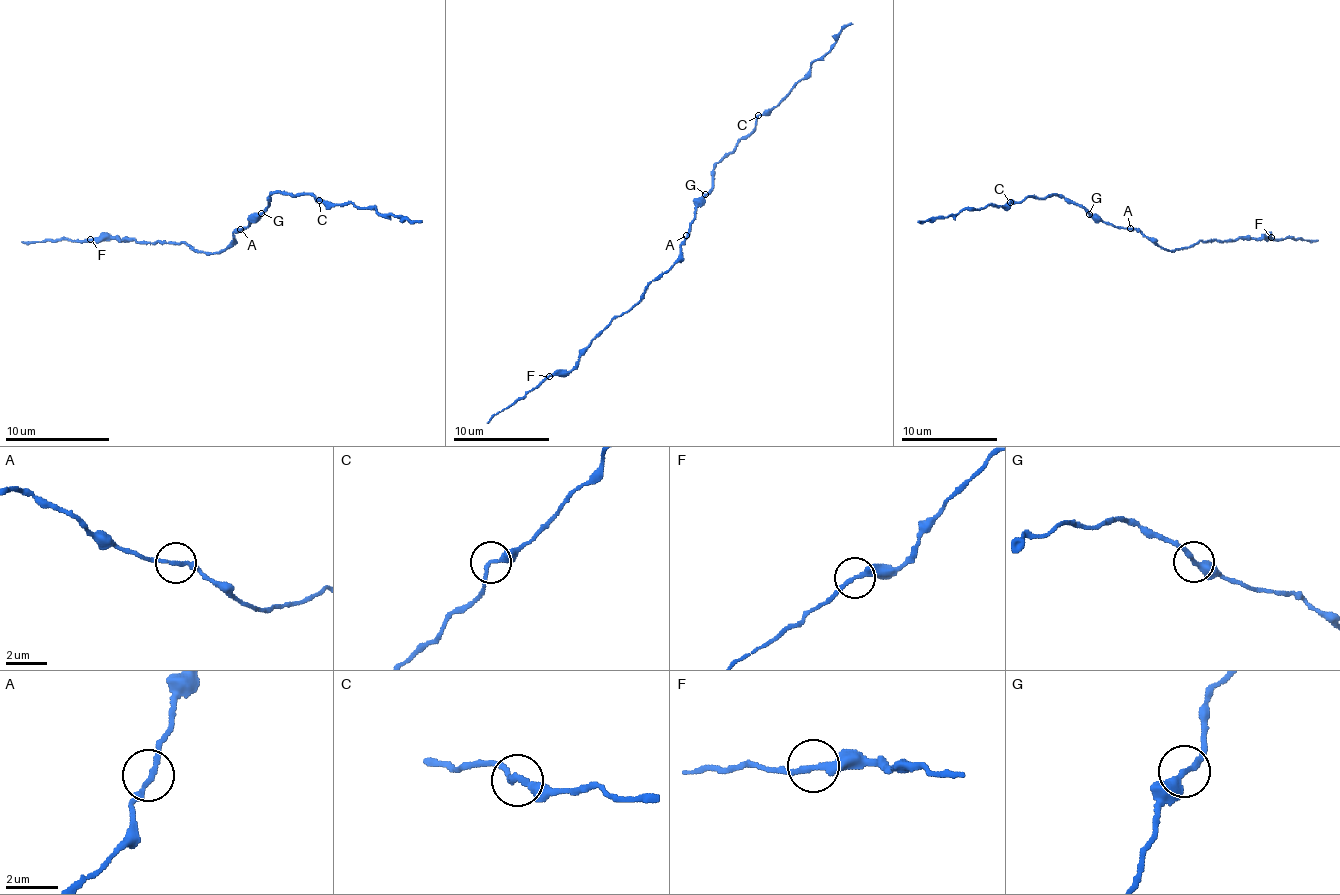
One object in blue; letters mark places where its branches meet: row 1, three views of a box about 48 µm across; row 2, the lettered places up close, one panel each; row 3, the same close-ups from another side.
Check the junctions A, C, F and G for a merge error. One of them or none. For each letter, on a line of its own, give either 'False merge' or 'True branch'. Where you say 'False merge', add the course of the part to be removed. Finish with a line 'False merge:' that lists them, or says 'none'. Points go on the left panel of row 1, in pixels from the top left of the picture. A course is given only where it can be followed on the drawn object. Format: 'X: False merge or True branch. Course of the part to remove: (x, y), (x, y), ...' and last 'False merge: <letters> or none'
A: True branch
C: True branch
F: False merge. Course of the part to remove: (90, 240), (22, 242)
G: True branch
False merge: F

